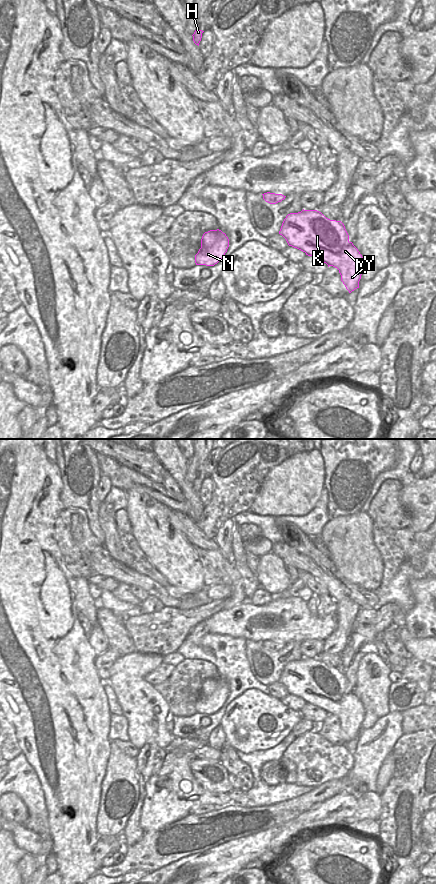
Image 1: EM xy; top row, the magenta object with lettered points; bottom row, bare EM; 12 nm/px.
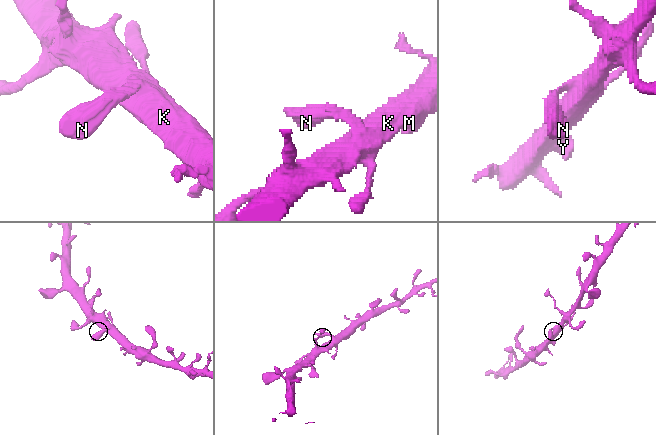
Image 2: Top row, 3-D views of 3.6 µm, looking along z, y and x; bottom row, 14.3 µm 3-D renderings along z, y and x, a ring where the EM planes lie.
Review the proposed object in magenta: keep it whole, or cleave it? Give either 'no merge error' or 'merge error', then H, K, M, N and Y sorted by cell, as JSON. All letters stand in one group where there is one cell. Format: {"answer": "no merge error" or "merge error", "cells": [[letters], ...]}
{"answer": "no merge error", "cells": [["H", "K", "M", "N", "Y"]]}

